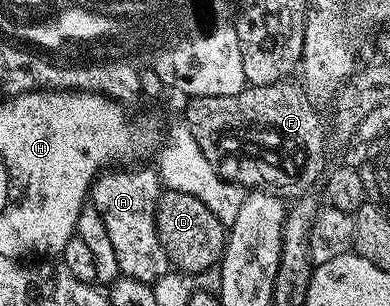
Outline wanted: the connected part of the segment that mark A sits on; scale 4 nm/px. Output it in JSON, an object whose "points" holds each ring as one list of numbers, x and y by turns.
{"points":[[111,167,100,173,91,187,89,201,100,212,105,228,109,231,120,274,154,286,155,282,166,277,169,272,169,262,165,247,161,247,155,218,155,205,161,192,161,182,154,168,127,168,131,167]]}

